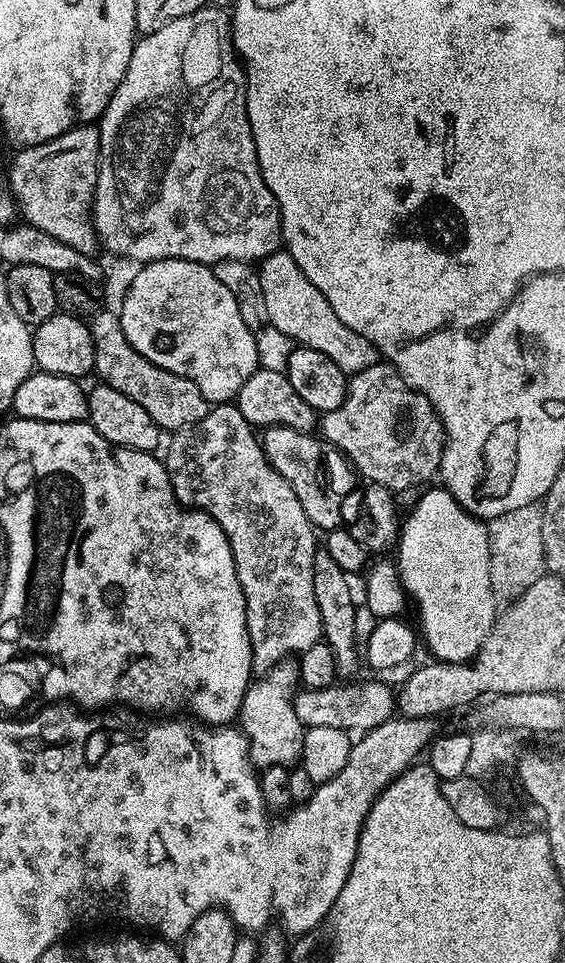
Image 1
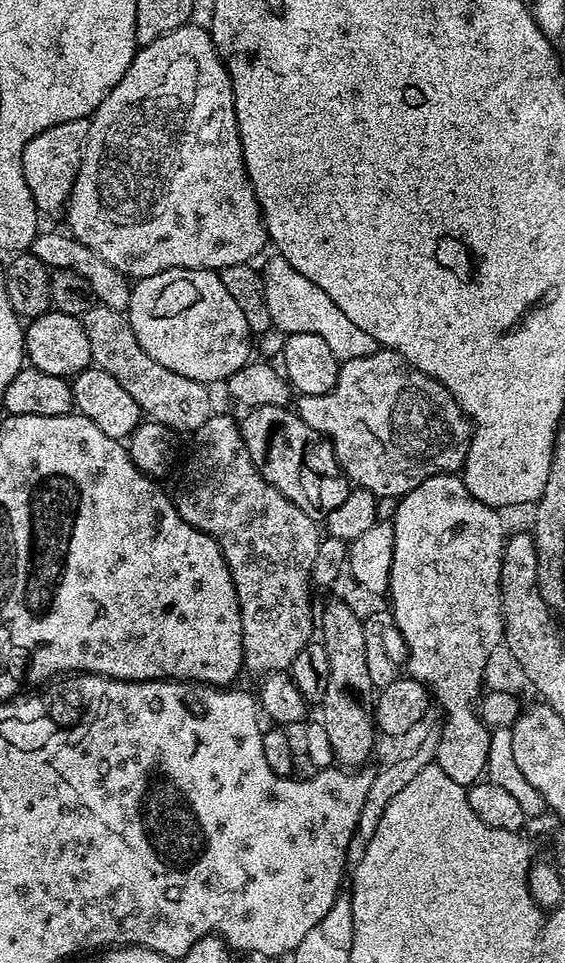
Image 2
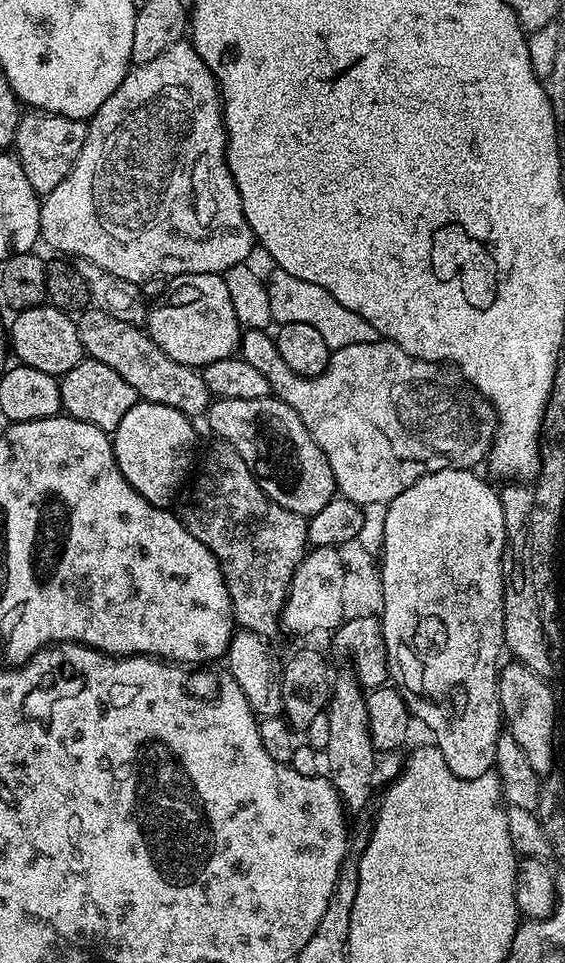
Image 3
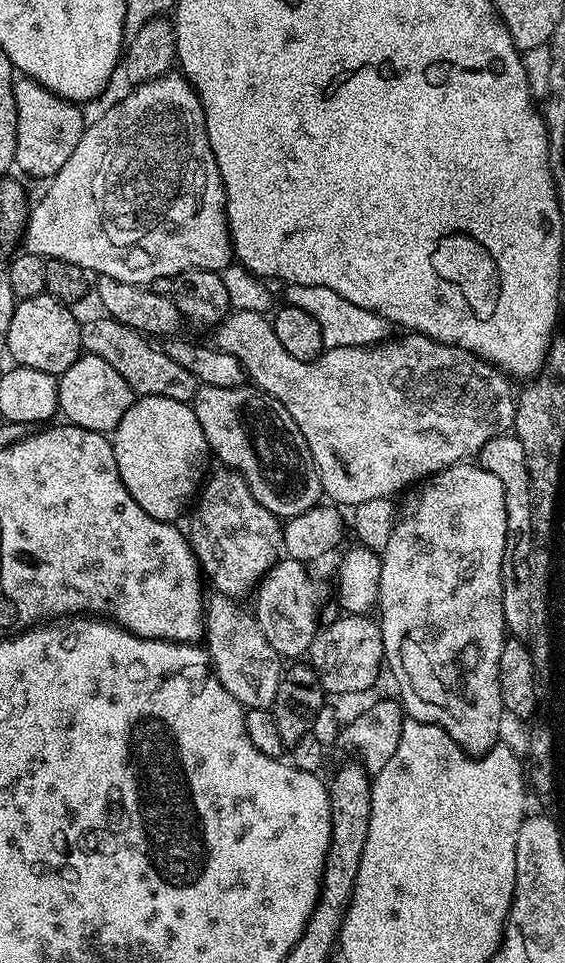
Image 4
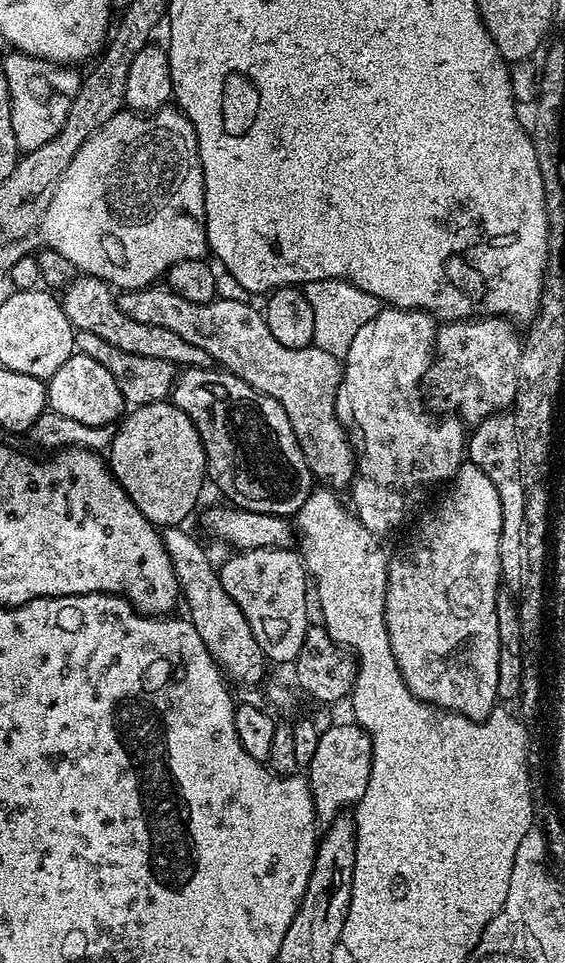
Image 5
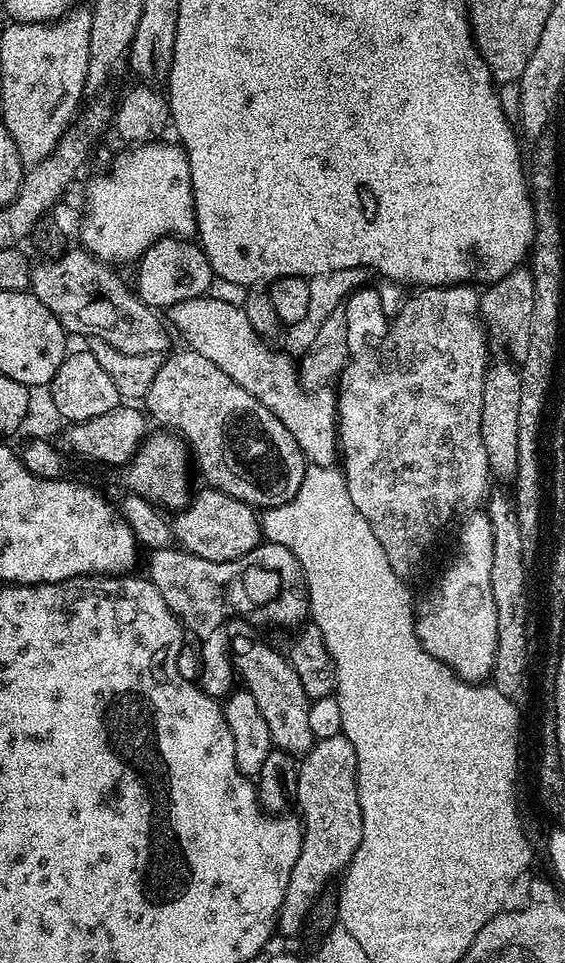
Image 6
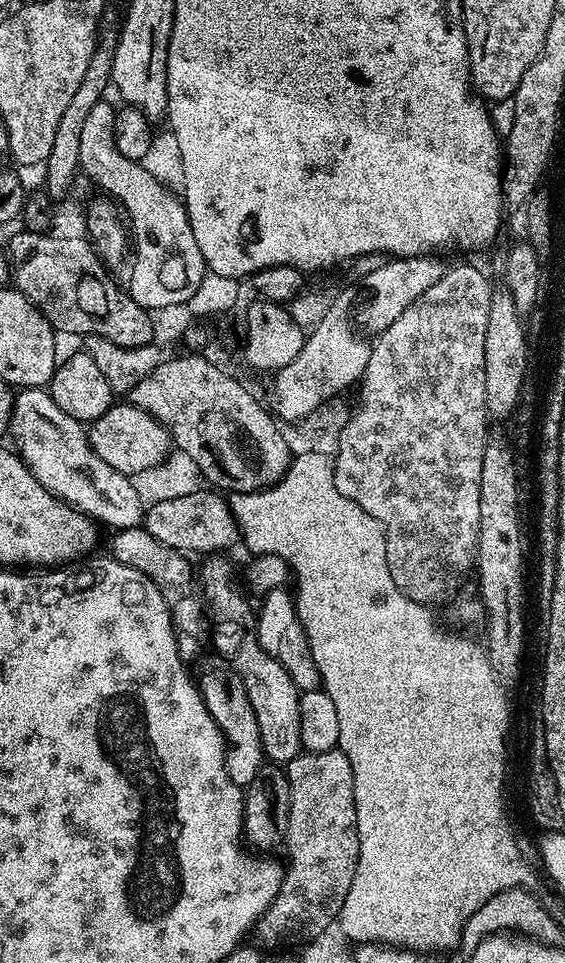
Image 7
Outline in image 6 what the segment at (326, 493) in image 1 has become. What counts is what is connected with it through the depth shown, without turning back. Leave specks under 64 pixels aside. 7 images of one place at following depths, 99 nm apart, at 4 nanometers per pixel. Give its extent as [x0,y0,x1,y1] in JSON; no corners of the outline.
[142,351,306,510]

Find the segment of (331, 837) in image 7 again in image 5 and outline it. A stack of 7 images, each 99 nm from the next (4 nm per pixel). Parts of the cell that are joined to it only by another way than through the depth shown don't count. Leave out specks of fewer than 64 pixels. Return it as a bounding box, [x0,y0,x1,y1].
[306,723,372,826]

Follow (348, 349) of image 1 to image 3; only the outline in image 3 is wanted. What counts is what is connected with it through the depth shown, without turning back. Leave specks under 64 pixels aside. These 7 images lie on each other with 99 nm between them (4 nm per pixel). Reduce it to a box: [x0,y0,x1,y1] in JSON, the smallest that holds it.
[265,267,380,351]

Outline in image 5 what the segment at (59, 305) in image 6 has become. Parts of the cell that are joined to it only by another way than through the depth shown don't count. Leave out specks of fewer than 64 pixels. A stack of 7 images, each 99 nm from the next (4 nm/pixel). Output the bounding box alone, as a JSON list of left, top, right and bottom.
[62,275,214,368]

